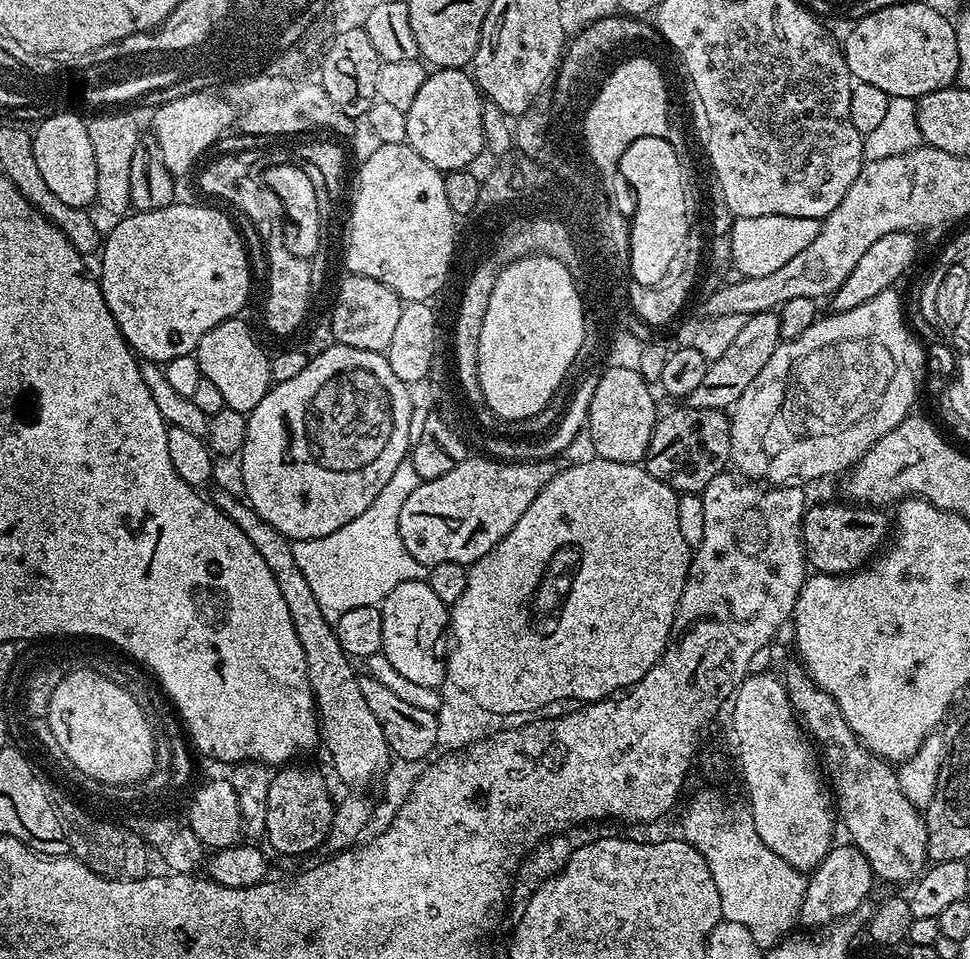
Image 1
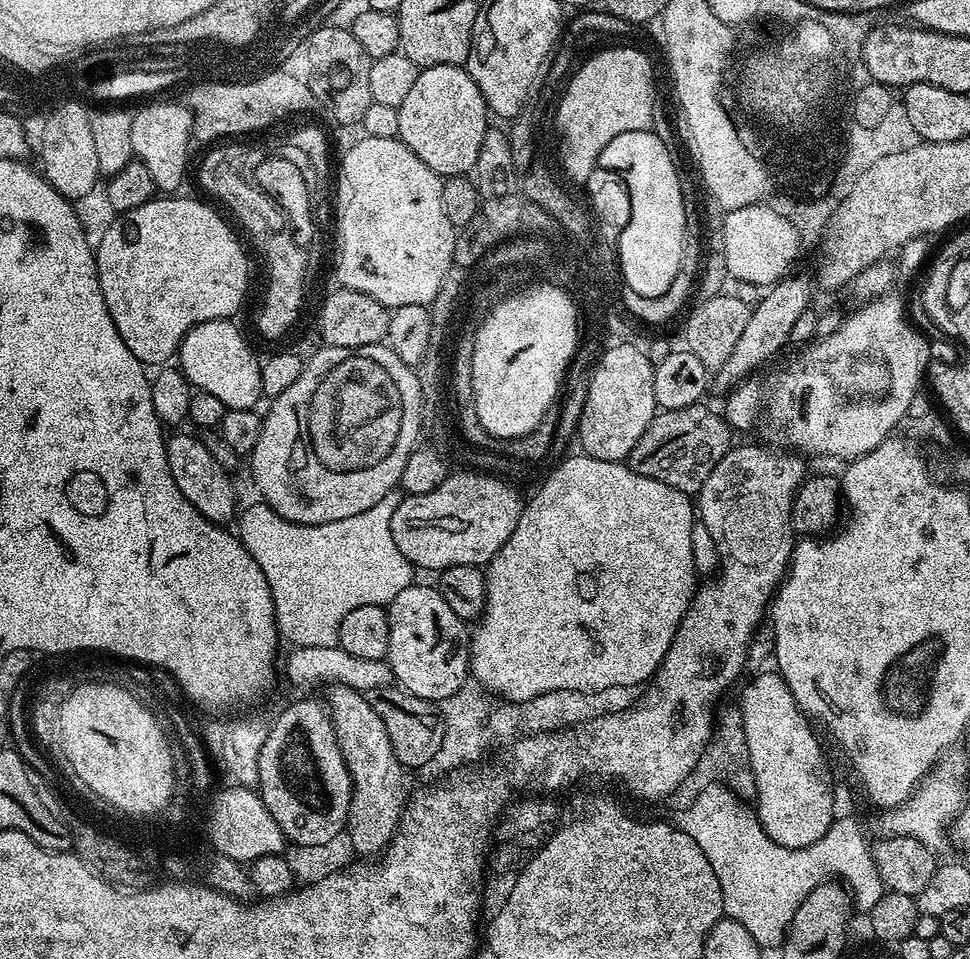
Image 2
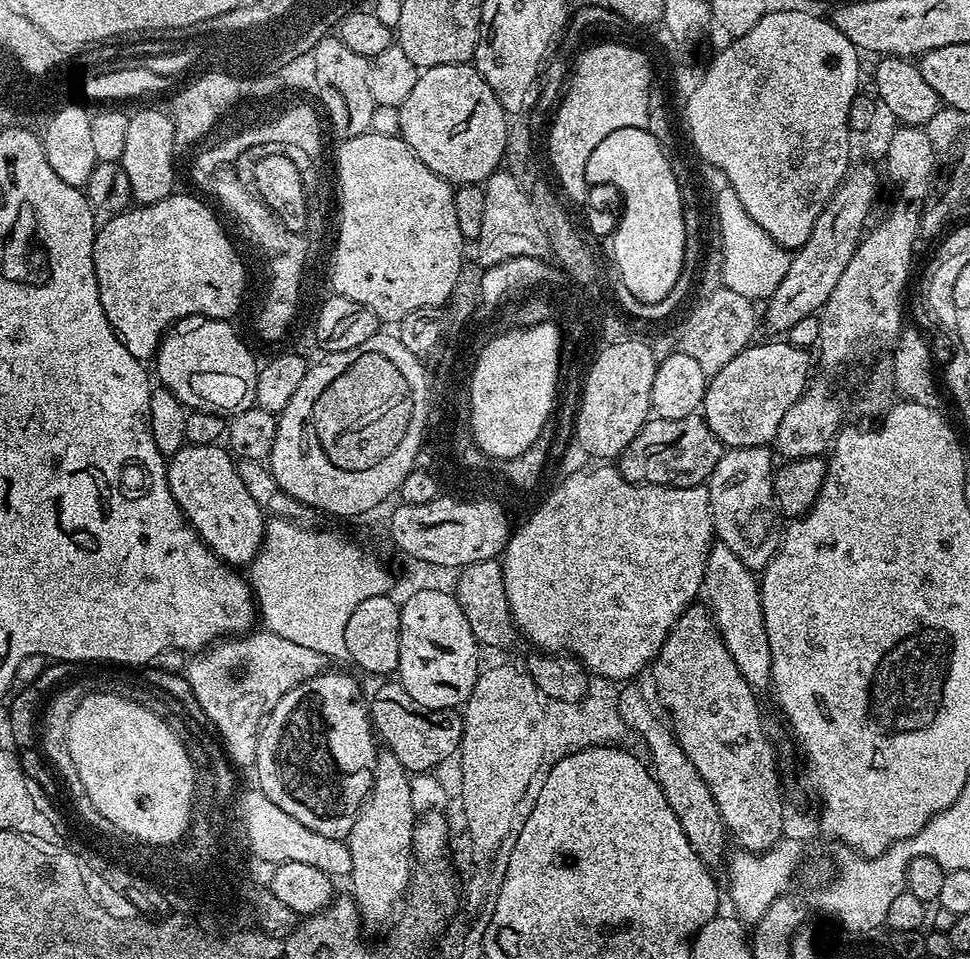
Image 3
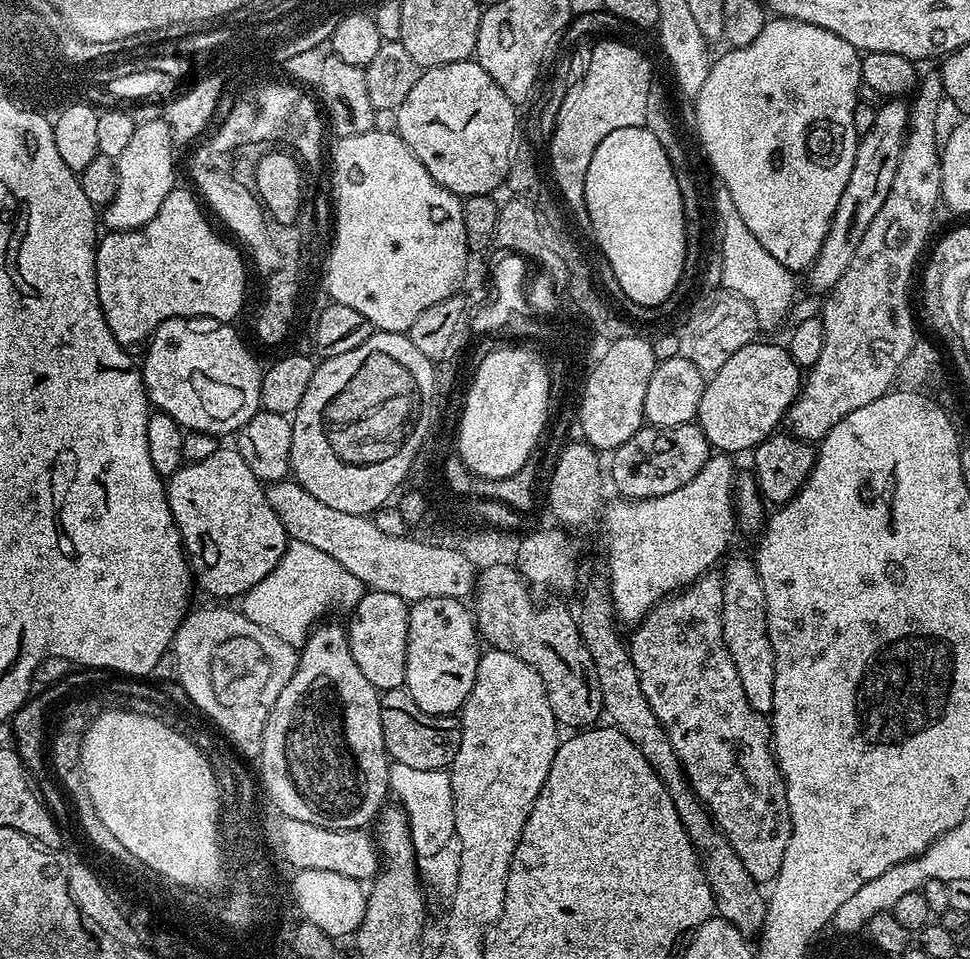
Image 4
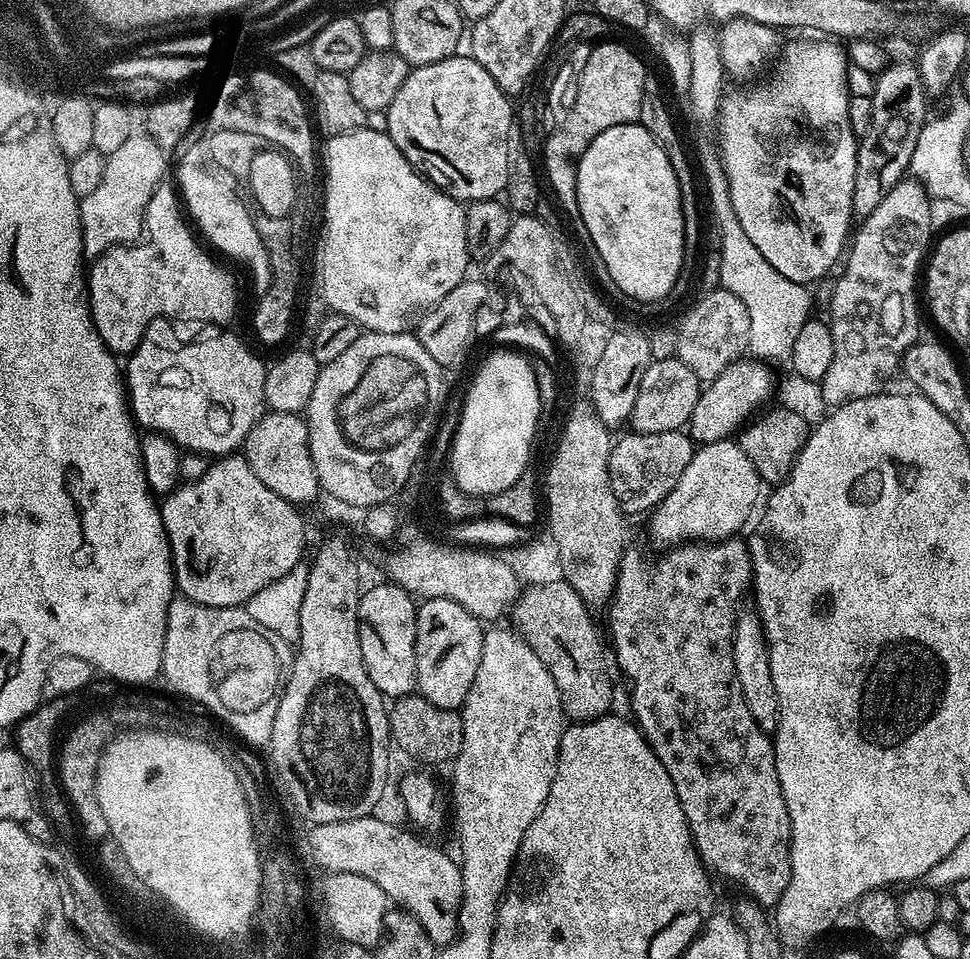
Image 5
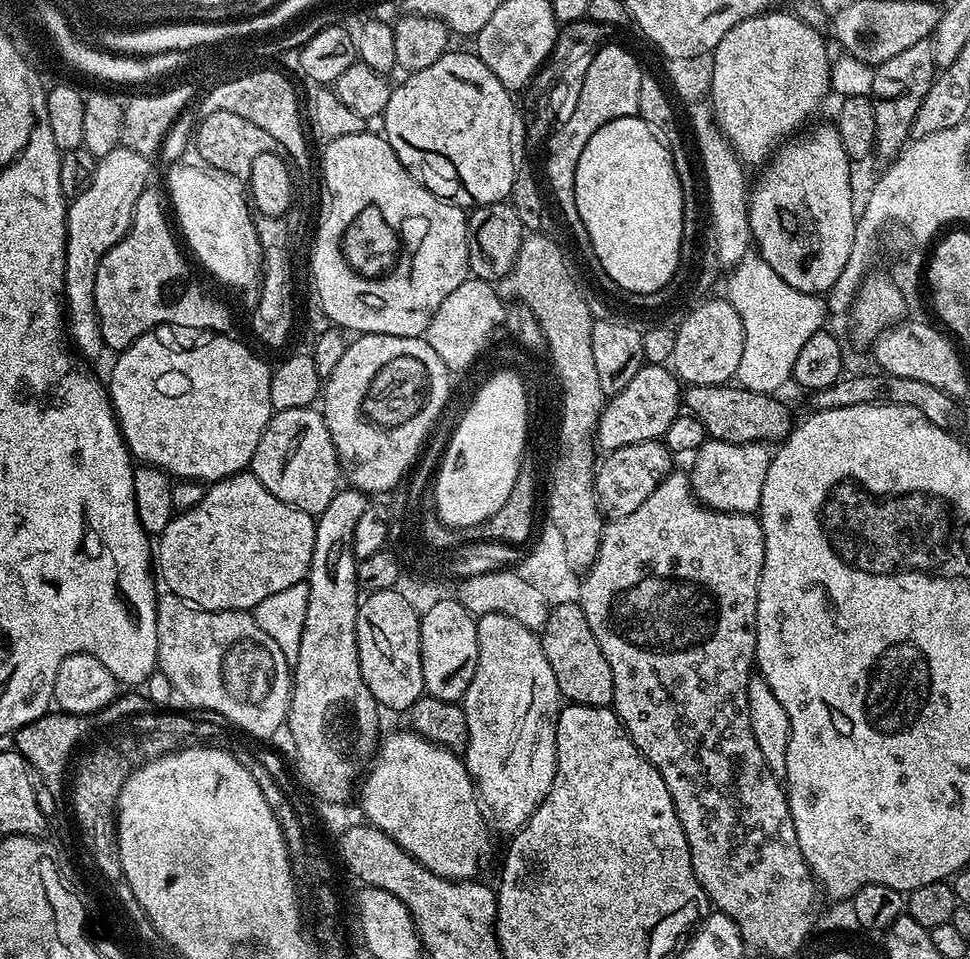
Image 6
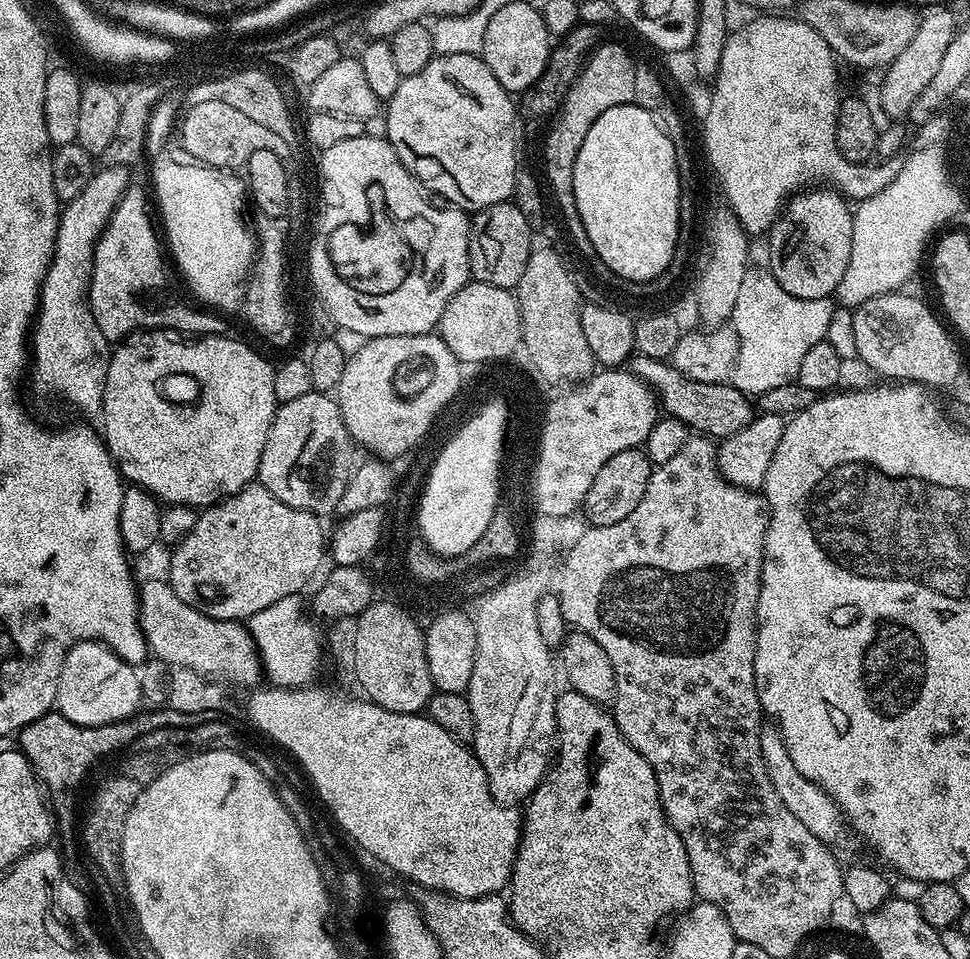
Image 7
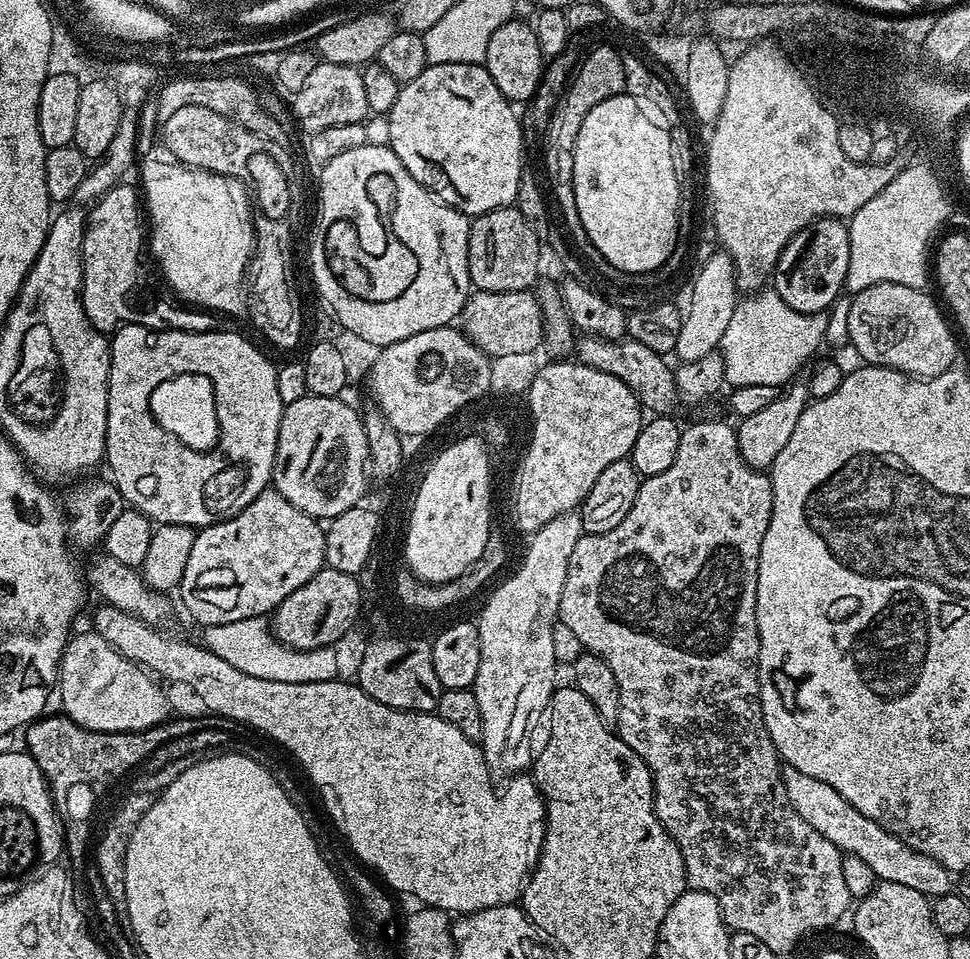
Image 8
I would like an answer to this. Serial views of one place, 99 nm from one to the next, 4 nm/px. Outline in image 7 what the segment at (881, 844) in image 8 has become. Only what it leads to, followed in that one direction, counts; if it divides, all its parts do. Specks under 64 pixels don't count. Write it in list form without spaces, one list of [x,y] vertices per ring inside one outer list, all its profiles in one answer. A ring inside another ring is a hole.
[[[764,726],[760,730],[760,749],[762,750],[762,762],[766,762],[766,774],[770,774],[770,783],[774,785],[774,790],[778,790],[778,798],[782,798],[782,803],[814,838],[818,838],[824,844],[837,846],[850,836],[850,825],[844,818],[844,811],[826,794],[817,784],[810,782],[806,774],[798,771],[798,766],[790,759],[790,750],[786,750],[786,742],[782,738],[780,729],[775,726]]]

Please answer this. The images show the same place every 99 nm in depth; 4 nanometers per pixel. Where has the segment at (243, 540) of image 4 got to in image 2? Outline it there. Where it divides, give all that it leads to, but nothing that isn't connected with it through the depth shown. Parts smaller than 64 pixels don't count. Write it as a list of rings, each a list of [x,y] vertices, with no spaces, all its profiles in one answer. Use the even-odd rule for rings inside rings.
[[[184,432],[178,433],[177,436],[169,435],[166,443],[170,474],[186,502],[190,502],[190,506],[194,506],[194,510],[198,510],[198,514],[202,514],[207,520],[213,520],[221,526],[227,525],[227,520],[232,515],[233,519],[238,512],[236,488],[228,477],[231,476],[229,469],[223,468],[195,435],[187,436]]]

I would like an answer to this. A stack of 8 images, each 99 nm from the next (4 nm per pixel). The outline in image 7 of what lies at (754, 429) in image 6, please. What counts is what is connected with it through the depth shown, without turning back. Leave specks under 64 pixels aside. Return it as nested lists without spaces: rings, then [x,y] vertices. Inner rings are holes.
[[[639,354],[633,355],[630,371],[651,386],[667,415],[680,420],[693,433],[709,438],[723,438],[730,434],[738,434],[738,430],[750,426],[754,418],[754,404],[748,393],[738,390],[731,382],[698,382],[694,378],[686,378],[686,374],[673,368],[668,360],[655,360]]]

